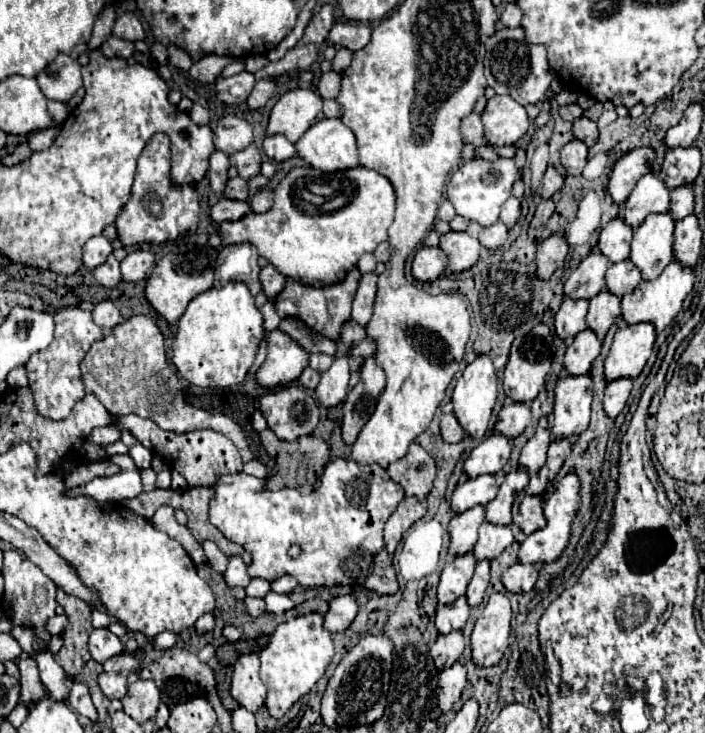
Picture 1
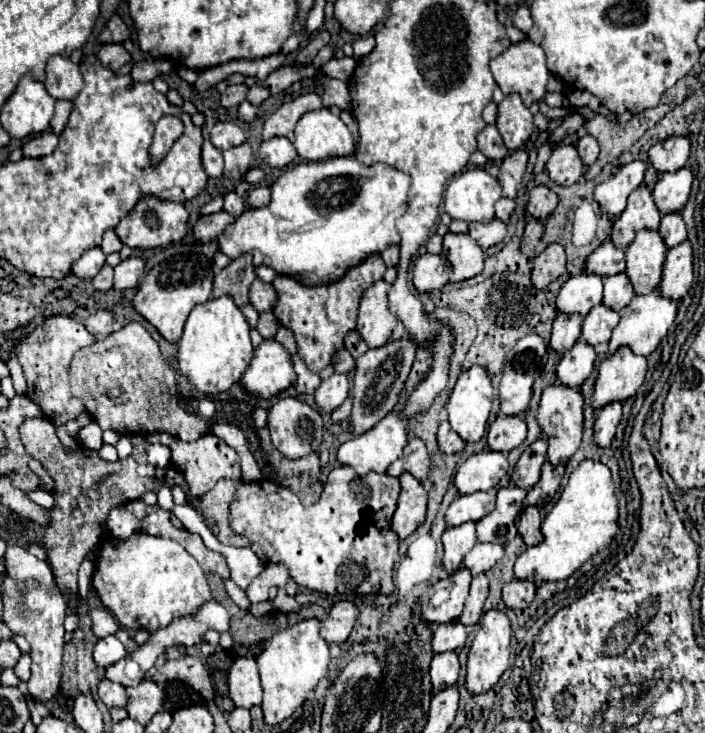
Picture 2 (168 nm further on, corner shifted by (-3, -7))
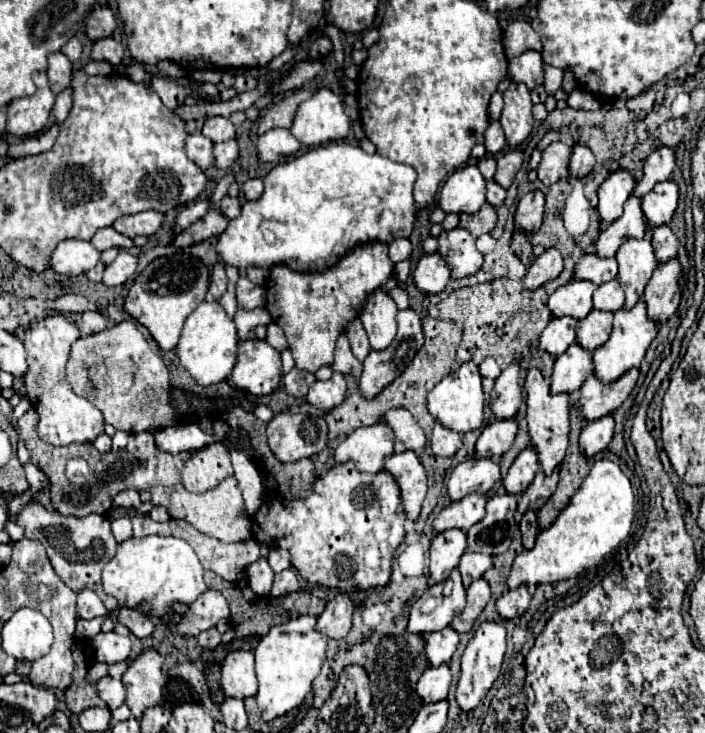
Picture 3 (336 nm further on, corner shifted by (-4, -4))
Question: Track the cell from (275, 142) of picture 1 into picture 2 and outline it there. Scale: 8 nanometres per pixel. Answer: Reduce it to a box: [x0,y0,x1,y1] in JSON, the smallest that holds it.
[260,137,296,169]

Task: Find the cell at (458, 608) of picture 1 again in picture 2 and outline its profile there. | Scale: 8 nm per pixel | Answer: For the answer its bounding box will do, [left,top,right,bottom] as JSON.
[432,621,466,653]

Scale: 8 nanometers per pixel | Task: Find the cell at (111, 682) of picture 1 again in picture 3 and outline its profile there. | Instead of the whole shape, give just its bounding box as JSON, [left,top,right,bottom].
[95,676,125,710]

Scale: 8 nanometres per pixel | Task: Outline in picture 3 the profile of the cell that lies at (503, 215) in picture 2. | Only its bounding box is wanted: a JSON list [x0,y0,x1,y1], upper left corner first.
[485,180,505,206]

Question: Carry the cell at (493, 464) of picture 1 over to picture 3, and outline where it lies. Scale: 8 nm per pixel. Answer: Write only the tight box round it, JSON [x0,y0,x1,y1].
[447,456,501,500]

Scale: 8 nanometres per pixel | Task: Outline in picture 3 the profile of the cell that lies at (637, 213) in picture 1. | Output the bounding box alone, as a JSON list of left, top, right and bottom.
[595,196,647,258]

